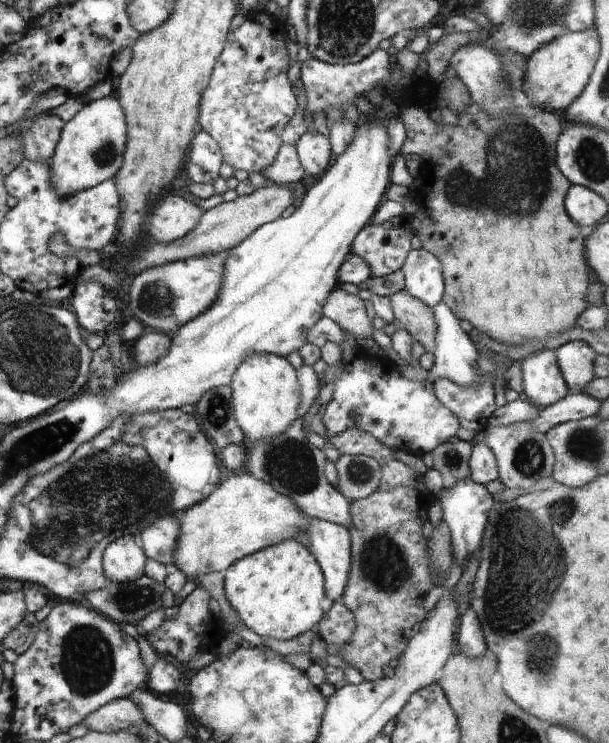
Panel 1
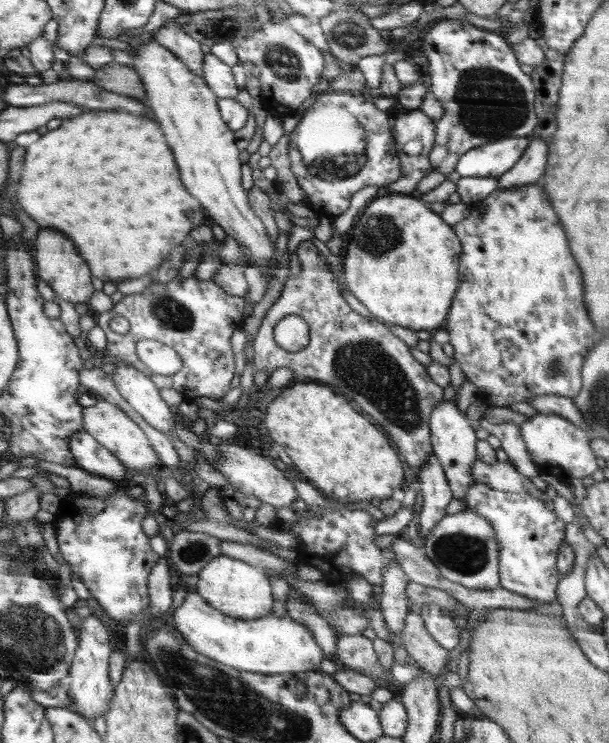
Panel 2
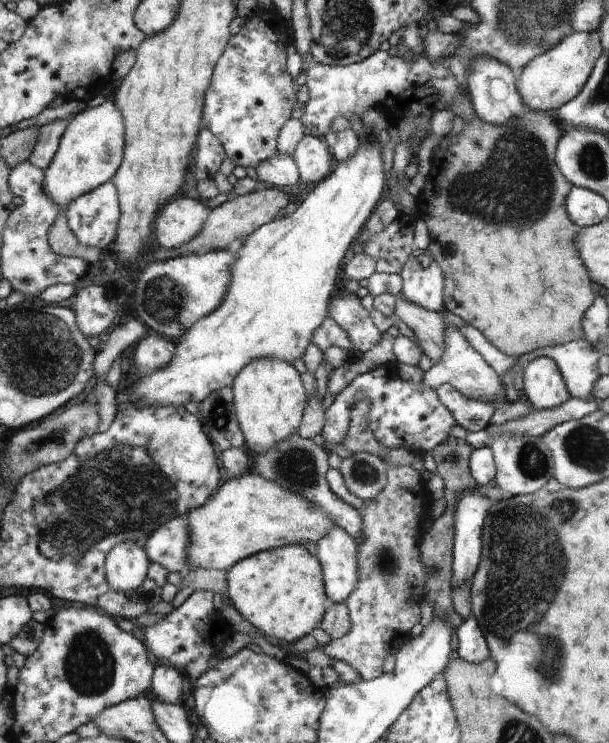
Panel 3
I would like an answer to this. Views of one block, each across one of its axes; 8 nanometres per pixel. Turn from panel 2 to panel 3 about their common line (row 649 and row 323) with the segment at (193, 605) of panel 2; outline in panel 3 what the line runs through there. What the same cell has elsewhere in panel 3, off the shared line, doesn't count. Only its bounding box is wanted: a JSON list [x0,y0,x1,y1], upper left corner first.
[130,138,386,407]

